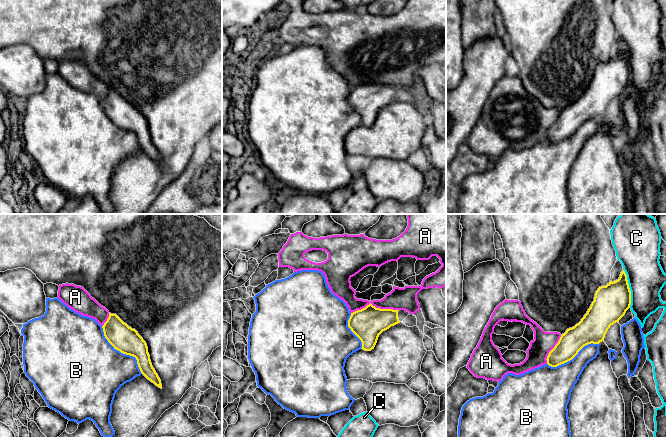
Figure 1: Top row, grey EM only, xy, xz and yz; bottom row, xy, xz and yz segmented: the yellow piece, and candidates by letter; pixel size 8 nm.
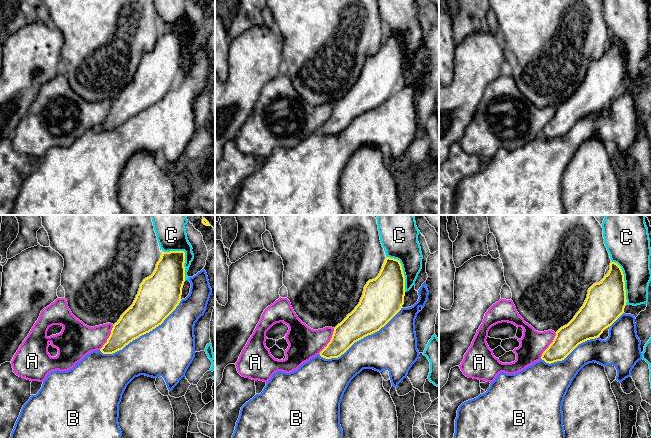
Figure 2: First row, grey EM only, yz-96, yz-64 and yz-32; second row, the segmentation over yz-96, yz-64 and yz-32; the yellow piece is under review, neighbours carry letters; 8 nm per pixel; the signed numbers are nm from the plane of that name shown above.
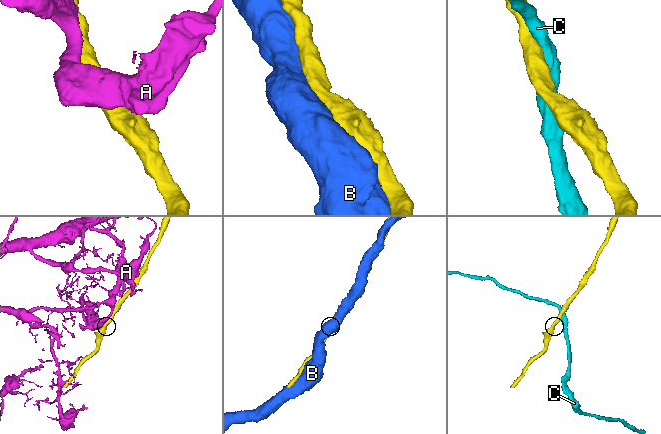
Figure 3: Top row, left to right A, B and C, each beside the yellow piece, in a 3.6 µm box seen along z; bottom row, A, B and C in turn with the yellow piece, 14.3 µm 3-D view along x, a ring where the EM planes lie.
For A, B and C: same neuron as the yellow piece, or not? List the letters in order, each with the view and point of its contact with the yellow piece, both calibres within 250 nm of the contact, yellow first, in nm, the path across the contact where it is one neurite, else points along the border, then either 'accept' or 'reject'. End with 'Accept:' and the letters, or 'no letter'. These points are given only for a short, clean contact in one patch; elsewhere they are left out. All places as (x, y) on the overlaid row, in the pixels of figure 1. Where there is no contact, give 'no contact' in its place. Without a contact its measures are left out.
A: meets yellow in xz at (374, 306); 260 nm thick on the yellow side, 180 nm on the other; reject
B: meets yellow in xy at (122, 352); 220 nm thick on the yellow side, 440 nm on the other; accept
C: meets yellow in yz at (629, 288); 280 nm thick on the yellow side, 300 nm on the other; reject
Accept: B

